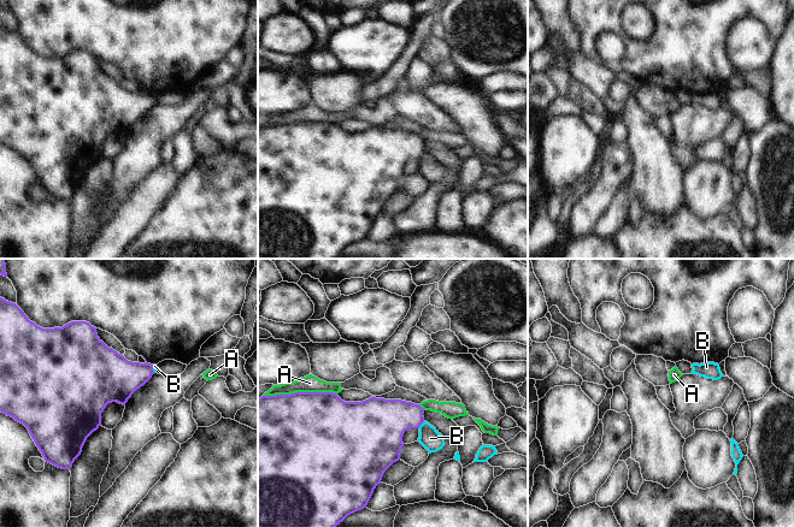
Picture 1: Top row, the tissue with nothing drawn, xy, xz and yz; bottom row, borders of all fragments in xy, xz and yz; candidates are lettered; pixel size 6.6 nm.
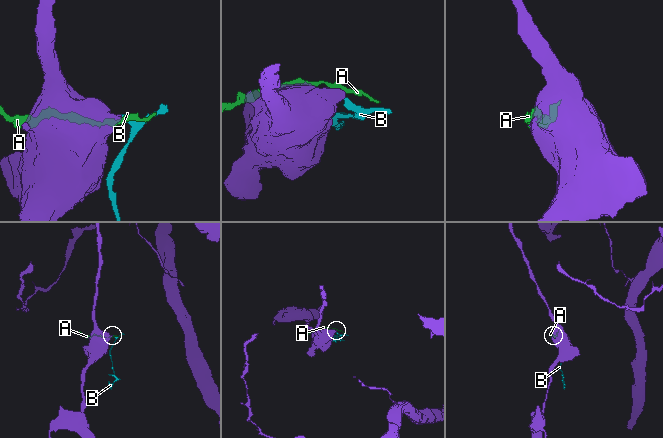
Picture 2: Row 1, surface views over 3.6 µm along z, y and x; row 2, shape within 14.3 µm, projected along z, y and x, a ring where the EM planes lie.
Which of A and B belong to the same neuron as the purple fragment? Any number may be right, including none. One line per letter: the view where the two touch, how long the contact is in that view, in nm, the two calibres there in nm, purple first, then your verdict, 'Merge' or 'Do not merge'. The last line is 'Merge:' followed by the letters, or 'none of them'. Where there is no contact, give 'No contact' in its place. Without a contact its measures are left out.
A: Touches purple in xz. Shared border 500 nm. Thickness 500 nm (purple) against 120 nm. Do not merge
B: Touches purple in xz. Shared border 60 nm. Thickness 300 nm (purple) against 140 nm. Do not merge
Merge: none of them

